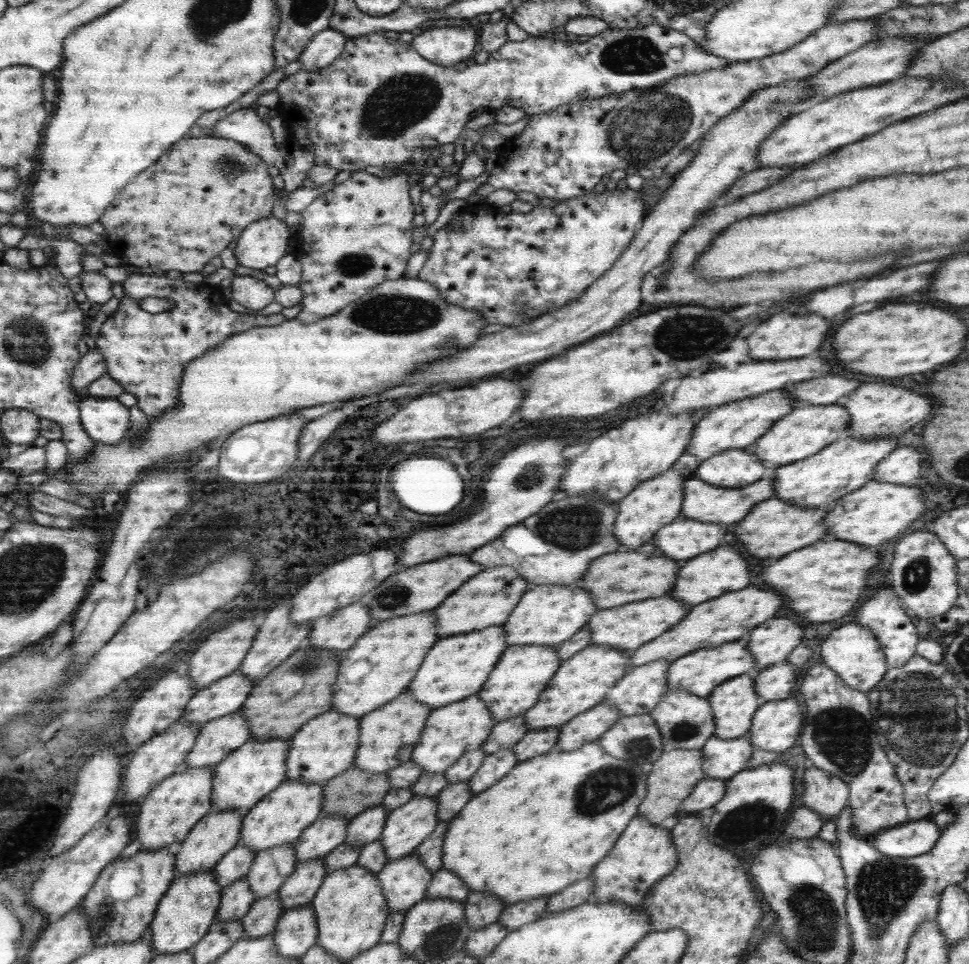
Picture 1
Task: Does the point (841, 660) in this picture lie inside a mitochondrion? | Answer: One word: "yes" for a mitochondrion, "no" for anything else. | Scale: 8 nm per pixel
no

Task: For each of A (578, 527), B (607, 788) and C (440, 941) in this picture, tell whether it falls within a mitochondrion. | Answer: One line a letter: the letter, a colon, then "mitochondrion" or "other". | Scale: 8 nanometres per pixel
A: mitochondrion
B: mitochondrion
C: mitochondrion

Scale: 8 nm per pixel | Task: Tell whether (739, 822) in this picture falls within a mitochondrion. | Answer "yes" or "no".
yes

